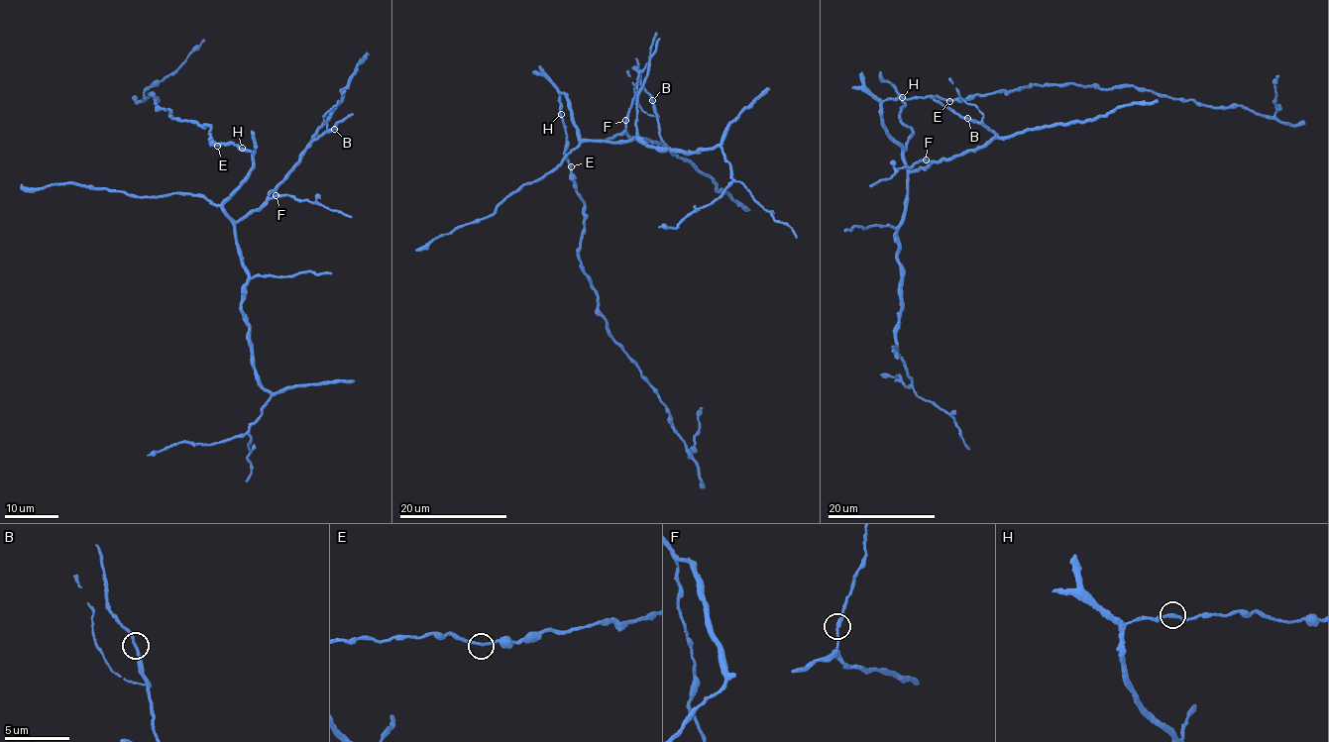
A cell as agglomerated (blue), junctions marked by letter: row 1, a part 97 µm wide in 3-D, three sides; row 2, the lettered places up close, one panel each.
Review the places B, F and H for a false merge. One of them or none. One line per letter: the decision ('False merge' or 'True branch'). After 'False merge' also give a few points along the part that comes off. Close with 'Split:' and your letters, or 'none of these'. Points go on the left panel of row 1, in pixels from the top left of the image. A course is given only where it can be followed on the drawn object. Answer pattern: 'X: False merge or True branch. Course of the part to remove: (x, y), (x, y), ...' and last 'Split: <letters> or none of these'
B: True branch
F: True branch
H: True branch
Split: none of these

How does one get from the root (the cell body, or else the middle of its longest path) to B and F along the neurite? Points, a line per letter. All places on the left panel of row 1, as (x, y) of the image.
B: (238, 146), (252, 152), (253, 168), (223, 205), (236, 221), (261, 209), (311, 142), (334, 129)
F: (238, 146), (252, 152), (253, 168), (223, 210), (240, 221), (276, 195)

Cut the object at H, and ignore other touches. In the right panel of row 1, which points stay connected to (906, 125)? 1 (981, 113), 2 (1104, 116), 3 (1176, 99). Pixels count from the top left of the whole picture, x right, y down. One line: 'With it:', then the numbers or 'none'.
With it: 1, 2

